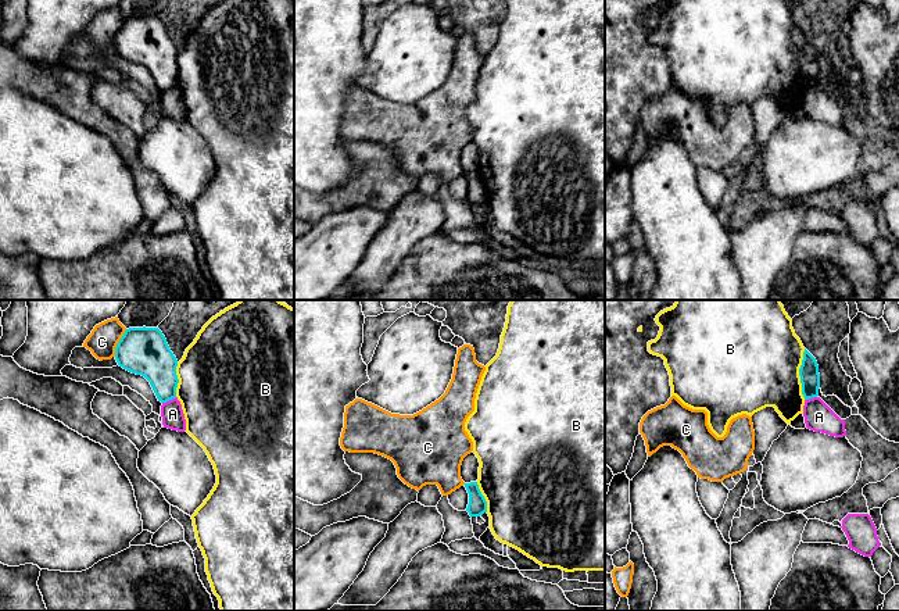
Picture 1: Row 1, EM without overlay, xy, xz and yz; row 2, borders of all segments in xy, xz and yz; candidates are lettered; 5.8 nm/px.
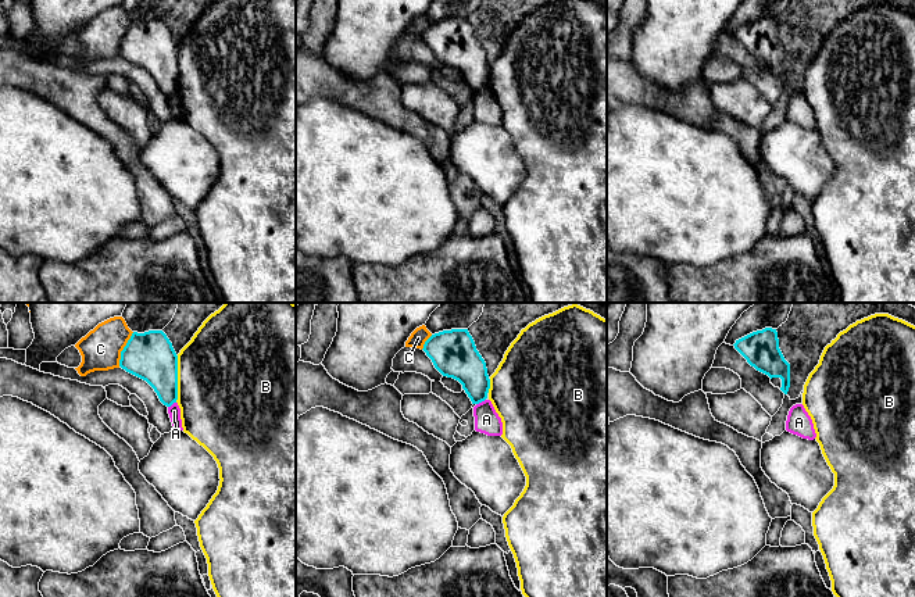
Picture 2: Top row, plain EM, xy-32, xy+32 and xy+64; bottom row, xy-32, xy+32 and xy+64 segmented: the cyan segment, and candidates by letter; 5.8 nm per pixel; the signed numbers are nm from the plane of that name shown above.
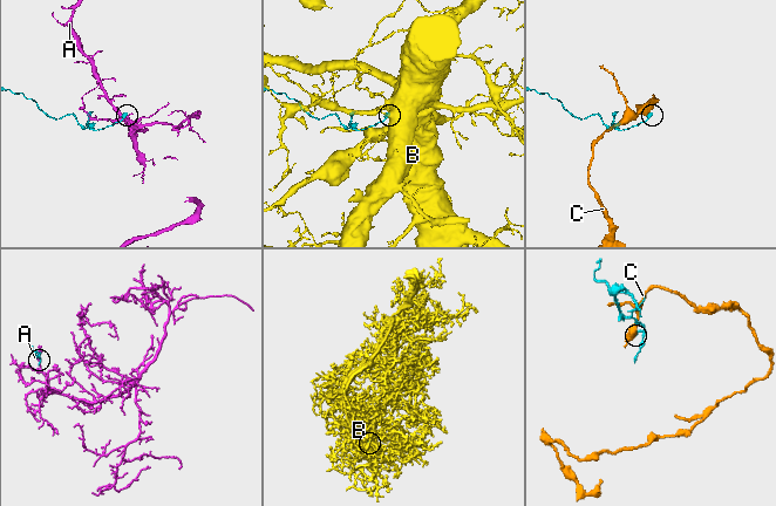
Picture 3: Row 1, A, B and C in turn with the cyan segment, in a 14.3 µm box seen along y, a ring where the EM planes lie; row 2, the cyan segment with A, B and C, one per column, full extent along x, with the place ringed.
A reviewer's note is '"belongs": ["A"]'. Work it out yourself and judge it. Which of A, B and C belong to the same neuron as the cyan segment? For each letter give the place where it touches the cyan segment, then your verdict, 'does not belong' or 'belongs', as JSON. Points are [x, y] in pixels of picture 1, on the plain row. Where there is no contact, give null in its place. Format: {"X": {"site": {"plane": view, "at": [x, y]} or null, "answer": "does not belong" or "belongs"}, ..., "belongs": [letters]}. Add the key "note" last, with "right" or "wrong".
{"A": {"site": {"plane": "xy", "at": [168, 89]}, "answer": "does not belong"}, "B": {"site": {"plane": "yz", "at": [799, 63]}, "answer": "does not belong"}, "C": {"site": {"plane": "xy", "at": [118, 32]}, "answer": "does not belong"}, "belongs": [], "note": "wrong"}

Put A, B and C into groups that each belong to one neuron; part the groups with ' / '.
A / B / C

